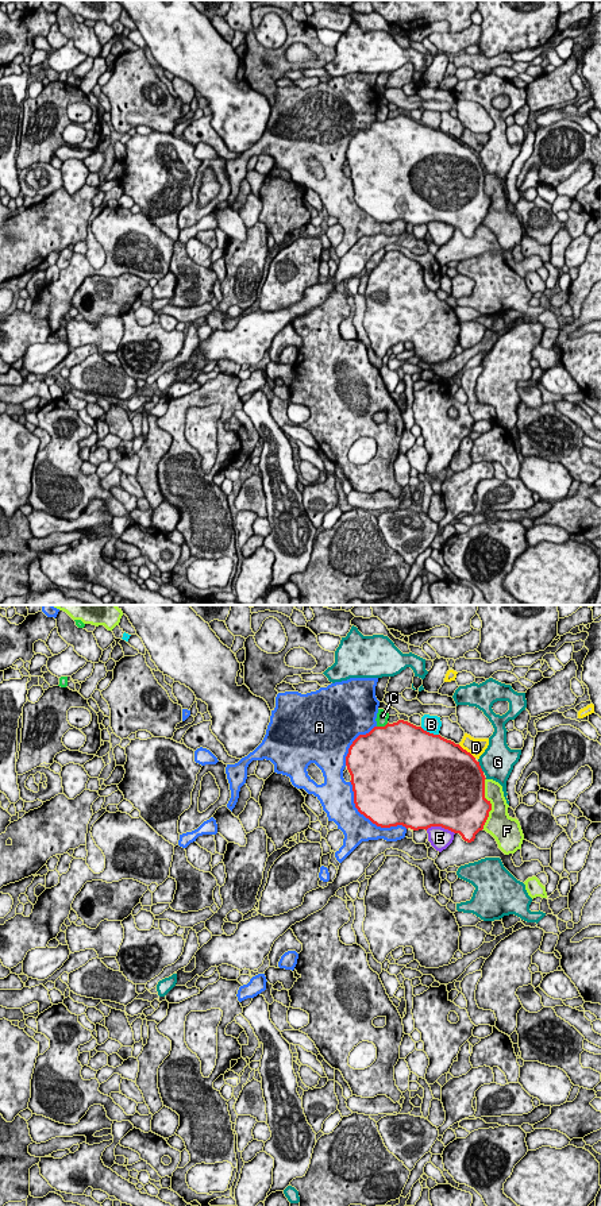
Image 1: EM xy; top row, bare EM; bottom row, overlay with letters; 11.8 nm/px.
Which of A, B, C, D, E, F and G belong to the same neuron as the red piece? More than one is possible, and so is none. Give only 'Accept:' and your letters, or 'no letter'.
Accept: E

